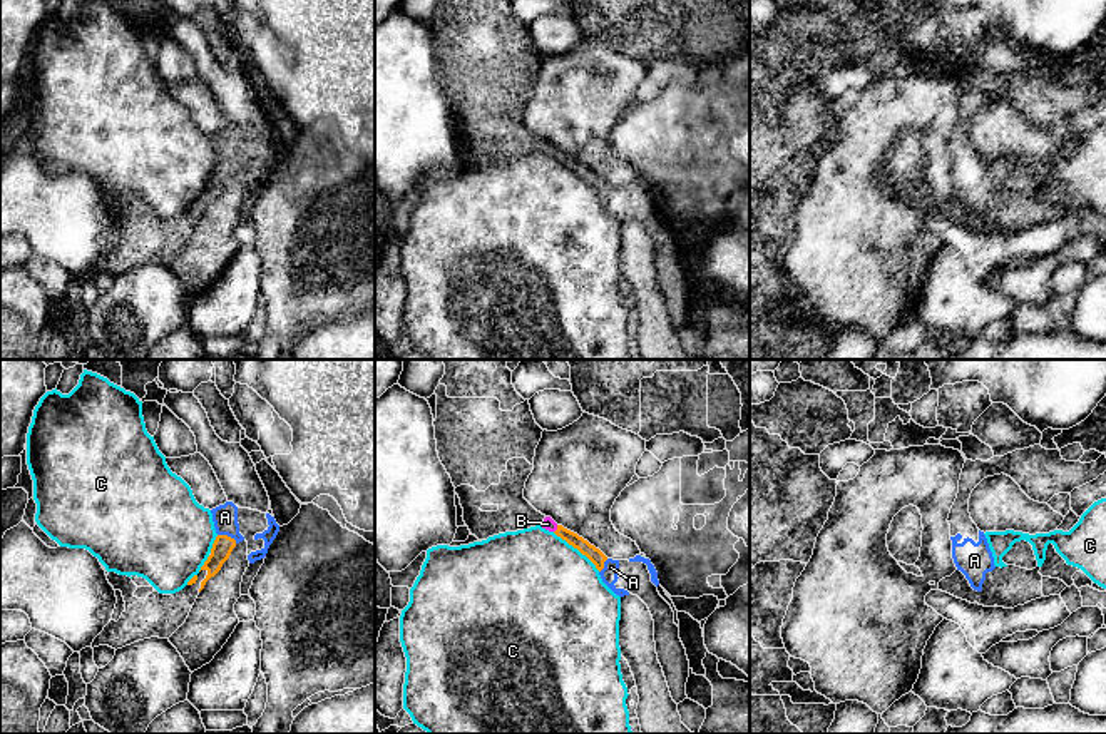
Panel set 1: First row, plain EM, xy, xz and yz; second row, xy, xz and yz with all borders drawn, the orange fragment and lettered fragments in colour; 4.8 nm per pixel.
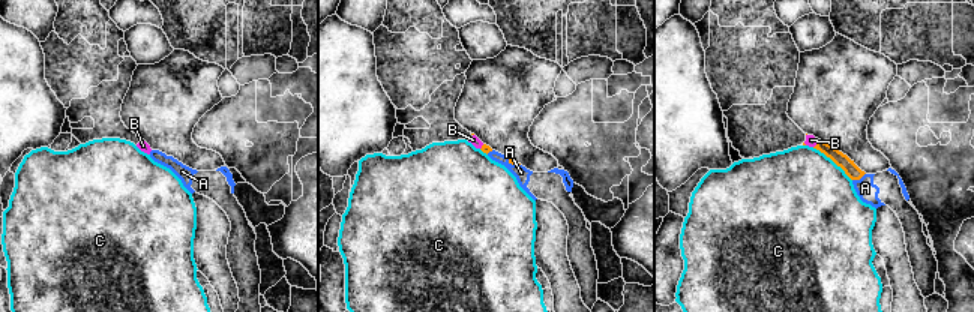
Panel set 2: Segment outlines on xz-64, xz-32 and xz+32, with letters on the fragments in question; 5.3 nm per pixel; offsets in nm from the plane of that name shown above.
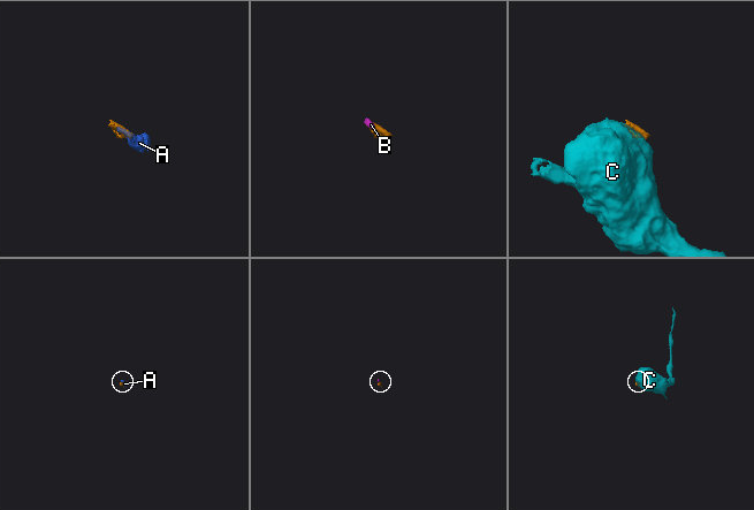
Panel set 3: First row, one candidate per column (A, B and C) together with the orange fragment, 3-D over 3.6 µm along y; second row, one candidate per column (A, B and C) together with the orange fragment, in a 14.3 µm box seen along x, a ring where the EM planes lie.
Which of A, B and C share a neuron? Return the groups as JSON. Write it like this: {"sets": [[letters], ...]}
{"sets": [["A", "B"], ["C"]]}

